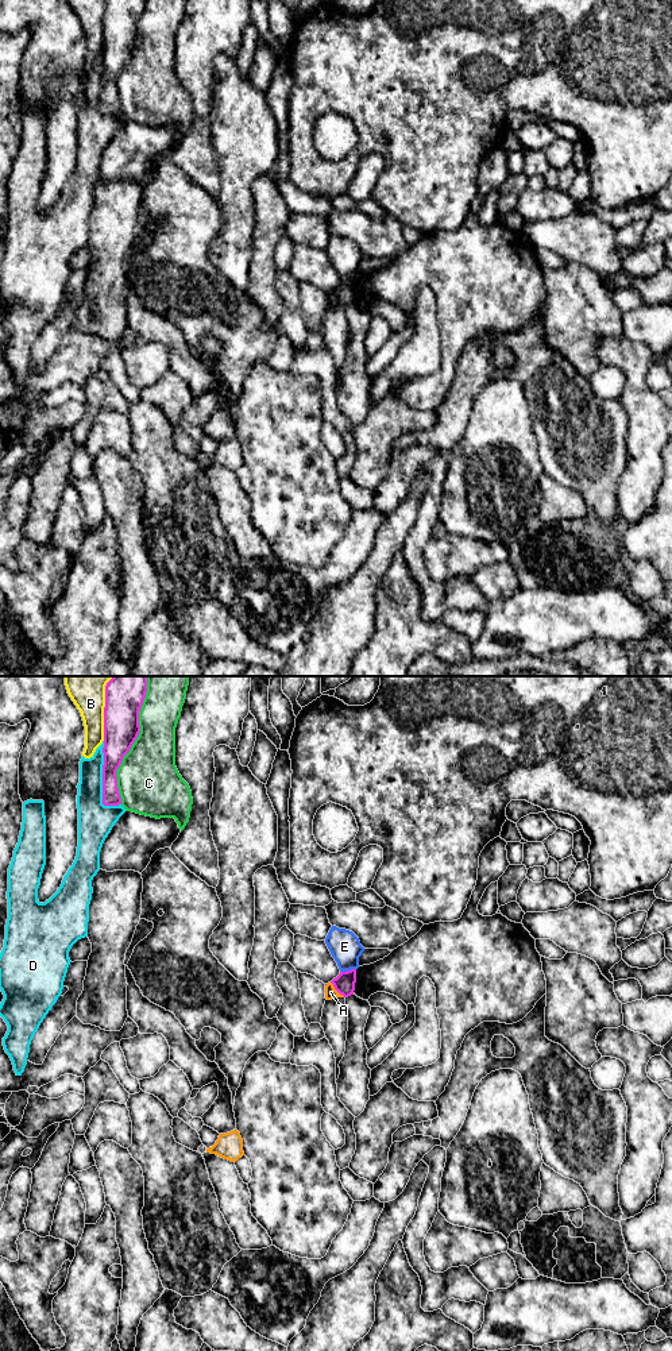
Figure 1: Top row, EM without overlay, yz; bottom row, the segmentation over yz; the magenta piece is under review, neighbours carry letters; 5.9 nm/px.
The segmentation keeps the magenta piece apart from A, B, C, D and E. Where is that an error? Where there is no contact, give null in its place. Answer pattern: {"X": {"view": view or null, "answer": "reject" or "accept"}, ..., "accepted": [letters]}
{"A": {"view": "yz", "answer": "reject"}, "B": {"view": "yz", "answer": "reject"}, "C": {"view": "yz", "answer": "reject"}, "D": {"view": "yz", "answer": "reject"}, "E": {"view": "yz", "answer": "reject"}, "accepted": []}

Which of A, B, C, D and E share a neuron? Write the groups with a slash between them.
A / B / C / D / E

